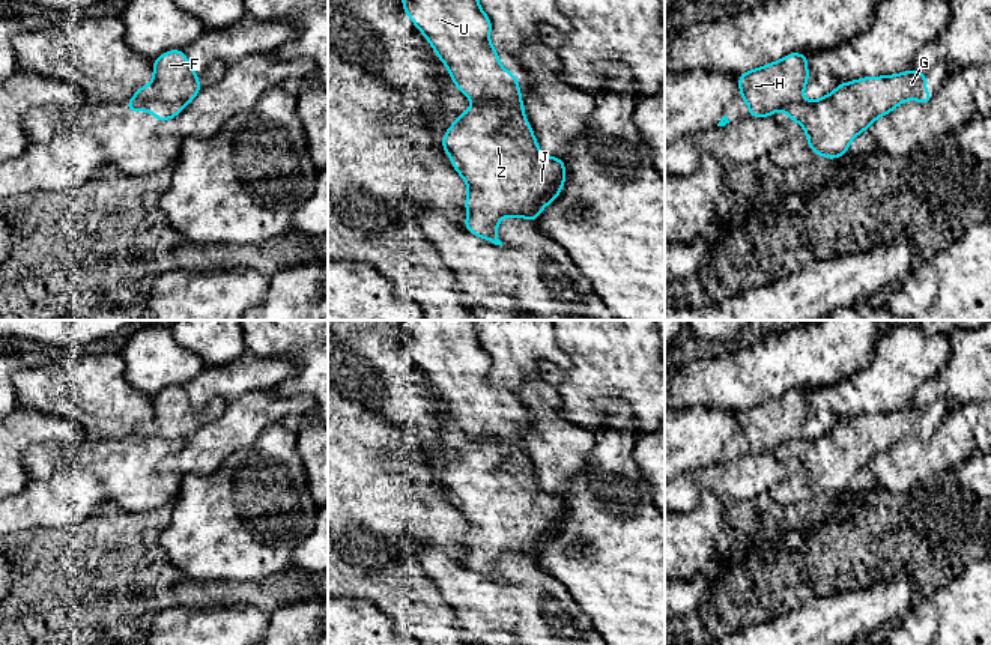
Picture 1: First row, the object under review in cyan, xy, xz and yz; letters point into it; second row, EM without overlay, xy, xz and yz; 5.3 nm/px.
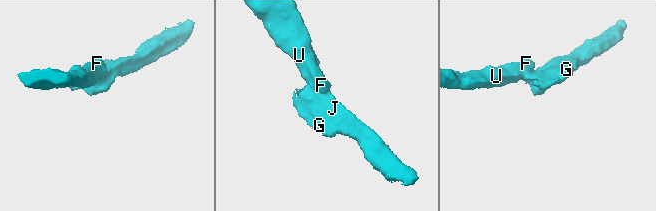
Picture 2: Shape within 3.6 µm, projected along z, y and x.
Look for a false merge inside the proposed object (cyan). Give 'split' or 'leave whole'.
split

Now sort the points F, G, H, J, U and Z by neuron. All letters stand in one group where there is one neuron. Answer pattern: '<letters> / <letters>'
F H U / G J Z

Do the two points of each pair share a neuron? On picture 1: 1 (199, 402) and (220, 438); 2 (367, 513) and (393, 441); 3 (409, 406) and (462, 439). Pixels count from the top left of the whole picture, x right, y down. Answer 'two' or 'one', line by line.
1: two
2: one
3: two

